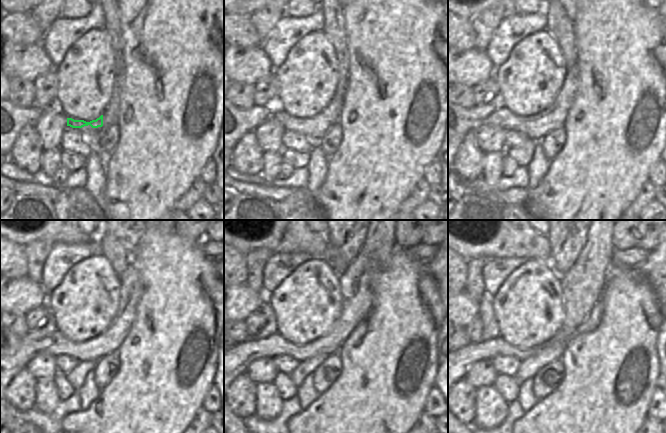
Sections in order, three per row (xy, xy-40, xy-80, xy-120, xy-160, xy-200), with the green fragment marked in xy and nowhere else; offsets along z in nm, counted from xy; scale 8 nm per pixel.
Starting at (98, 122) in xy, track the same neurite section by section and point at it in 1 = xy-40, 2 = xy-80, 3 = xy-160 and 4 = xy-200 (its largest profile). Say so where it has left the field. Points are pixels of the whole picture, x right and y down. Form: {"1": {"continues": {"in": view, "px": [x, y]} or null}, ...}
{"1": {"continues": {"in": "xy-40", "px": [325, 118]}}, "2": {"continues": {"in": "xy-80", "px": [546, 118]}}, "3": {"continues": {"in": "xy-160", "px": [356, 298]}}, "4": {"continues": {"in": "xy-200", "px": [582, 286]}}}

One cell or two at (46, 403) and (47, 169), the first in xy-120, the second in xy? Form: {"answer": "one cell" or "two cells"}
{"answer": "one cell"}

